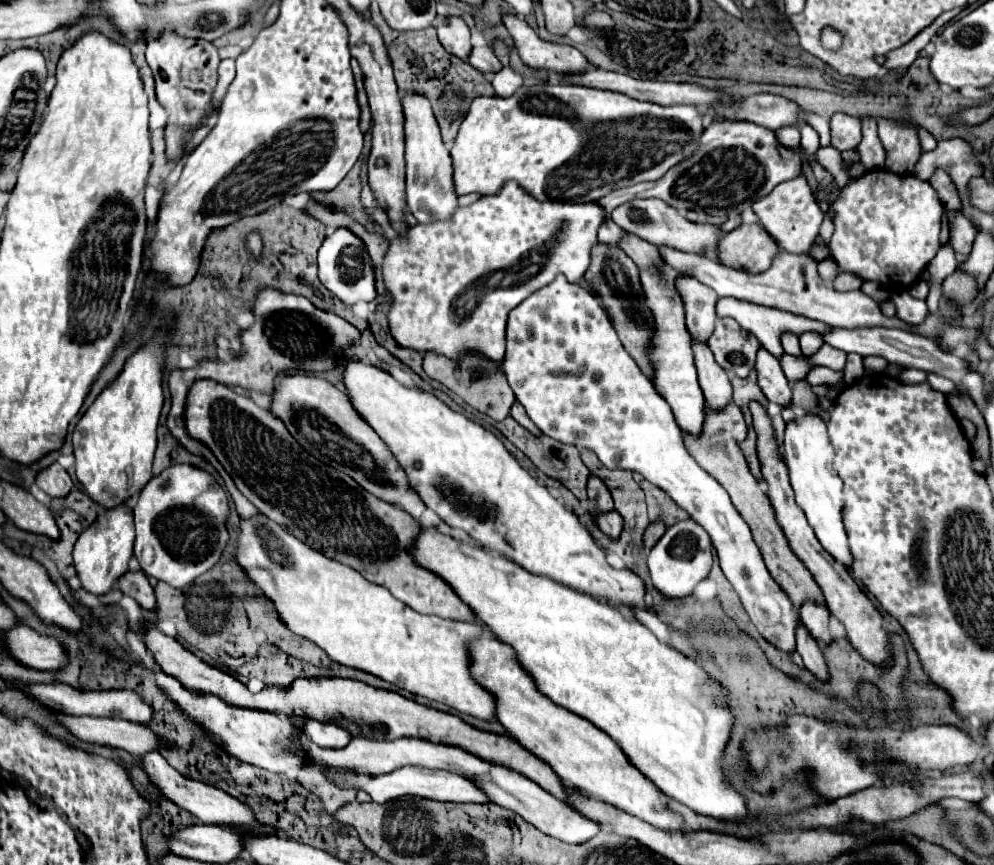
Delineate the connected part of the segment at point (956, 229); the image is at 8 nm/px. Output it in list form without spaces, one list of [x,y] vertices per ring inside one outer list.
[[[954,214],[948,226],[950,226],[950,242],[956,253],[970,254],[970,248],[976,236],[976,228],[972,228],[972,224],[966,218],[960,218],[960,214]]]

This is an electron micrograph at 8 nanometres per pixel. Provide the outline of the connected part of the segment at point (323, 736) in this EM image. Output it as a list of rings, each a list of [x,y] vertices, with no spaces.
[[[304,720],[302,722],[304,734],[322,748],[344,748],[350,742],[350,736],[336,728],[336,724],[320,724],[318,720]]]

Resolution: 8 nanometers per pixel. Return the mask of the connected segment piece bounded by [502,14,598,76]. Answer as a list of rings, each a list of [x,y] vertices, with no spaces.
[[[505,14],[502,23],[512,36],[512,44],[518,50],[522,62],[532,70],[574,76],[598,68],[576,48],[542,40],[523,19],[515,15]]]

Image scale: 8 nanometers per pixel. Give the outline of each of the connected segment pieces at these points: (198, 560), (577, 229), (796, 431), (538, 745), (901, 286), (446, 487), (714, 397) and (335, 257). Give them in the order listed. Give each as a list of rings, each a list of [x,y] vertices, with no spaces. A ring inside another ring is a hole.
[[[172,464],[164,468],[142,488],[134,506],[134,556],[140,568],[172,588],[188,586],[220,560],[230,540],[226,528],[228,514],[228,494],[210,472],[192,464]]]
[[[508,182],[496,196],[482,196],[476,204],[472,206],[466,206],[466,208],[458,208],[452,216],[450,222],[436,222],[436,224],[416,224],[408,230],[408,236],[406,238],[394,238],[390,242],[390,248],[388,248],[388,256],[384,258],[384,280],[386,280],[386,288],[390,290],[392,298],[394,298],[394,304],[390,308],[390,332],[394,336],[394,340],[400,344],[400,346],[406,346],[406,348],[414,348],[418,352],[428,352],[428,350],[434,350],[434,352],[440,352],[448,358],[452,356],[458,356],[460,352],[464,350],[478,350],[478,352],[484,352],[484,356],[492,358],[494,362],[502,362],[502,356],[504,356],[504,346],[506,346],[506,340],[504,340],[504,330],[506,330],[506,318],[508,318],[508,312],[514,308],[514,304],[520,304],[524,298],[528,298],[536,288],[544,286],[544,284],[550,284],[558,274],[564,274],[568,278],[568,282],[578,282],[586,268],[590,266],[590,250],[598,244],[598,228],[608,220],[608,212],[604,210],[604,206],[600,206],[598,202],[536,202],[532,200],[532,196],[528,196],[528,192],[524,192],[516,182]]]
[[[804,412],[794,420],[786,422],[784,430],[784,460],[790,470],[790,484],[796,492],[796,502],[804,510],[808,524],[814,528],[820,544],[830,552],[838,562],[852,566],[852,556],[848,552],[848,540],[842,526],[842,480],[834,468],[834,448],[828,434],[826,422],[812,412]]]
[[[484,634],[476,644],[472,644],[470,652],[472,676],[496,696],[498,722],[514,740],[546,760],[564,782],[584,790],[588,796],[612,804],[662,832],[686,834],[684,816],[670,810],[664,792],[660,792],[652,780],[636,770],[628,756],[624,756],[622,748],[606,732],[544,696],[536,682],[532,682],[534,678],[524,672],[522,664],[516,664],[516,652],[508,644],[496,640],[492,634]]]
[[[868,170],[862,176],[852,178],[840,190],[840,196],[830,204],[826,216],[834,224],[830,252],[832,258],[838,262],[840,272],[854,274],[860,280],[878,282],[888,292],[902,292],[918,282],[928,262],[936,256],[940,248],[944,206],[938,200],[938,194],[932,188],[932,184],[926,180],[920,180],[912,174],[902,176],[888,170]]]
[[[348,362],[344,372],[344,384],[354,408],[358,408],[364,420],[368,420],[368,424],[372,424],[378,436],[392,448],[396,460],[404,464],[412,488],[420,492],[420,498],[426,502],[426,506],[432,508],[448,526],[462,528],[480,546],[510,558],[524,570],[548,576],[576,592],[592,596],[598,602],[622,606],[626,610],[652,612],[652,608],[646,604],[646,586],[642,578],[628,568],[612,568],[606,560],[606,550],[596,544],[594,536],[578,520],[578,516],[566,506],[562,506],[544,484],[540,484],[528,470],[524,470],[492,432],[474,424],[466,416],[450,410],[436,396],[422,390],[406,388],[388,372],[372,364]]]
[[[692,338],[692,352],[694,352],[694,366],[698,372],[698,382],[704,392],[708,404],[716,410],[724,408],[732,398],[730,376],[726,374],[720,364],[716,364],[712,350],[706,342],[694,342]]]
[[[336,228],[330,236],[324,238],[320,250],[318,250],[318,276],[320,282],[336,294],[346,304],[356,302],[372,302],[376,298],[376,286],[374,286],[374,264],[370,260],[370,254],[366,250],[366,244],[348,228]]]

